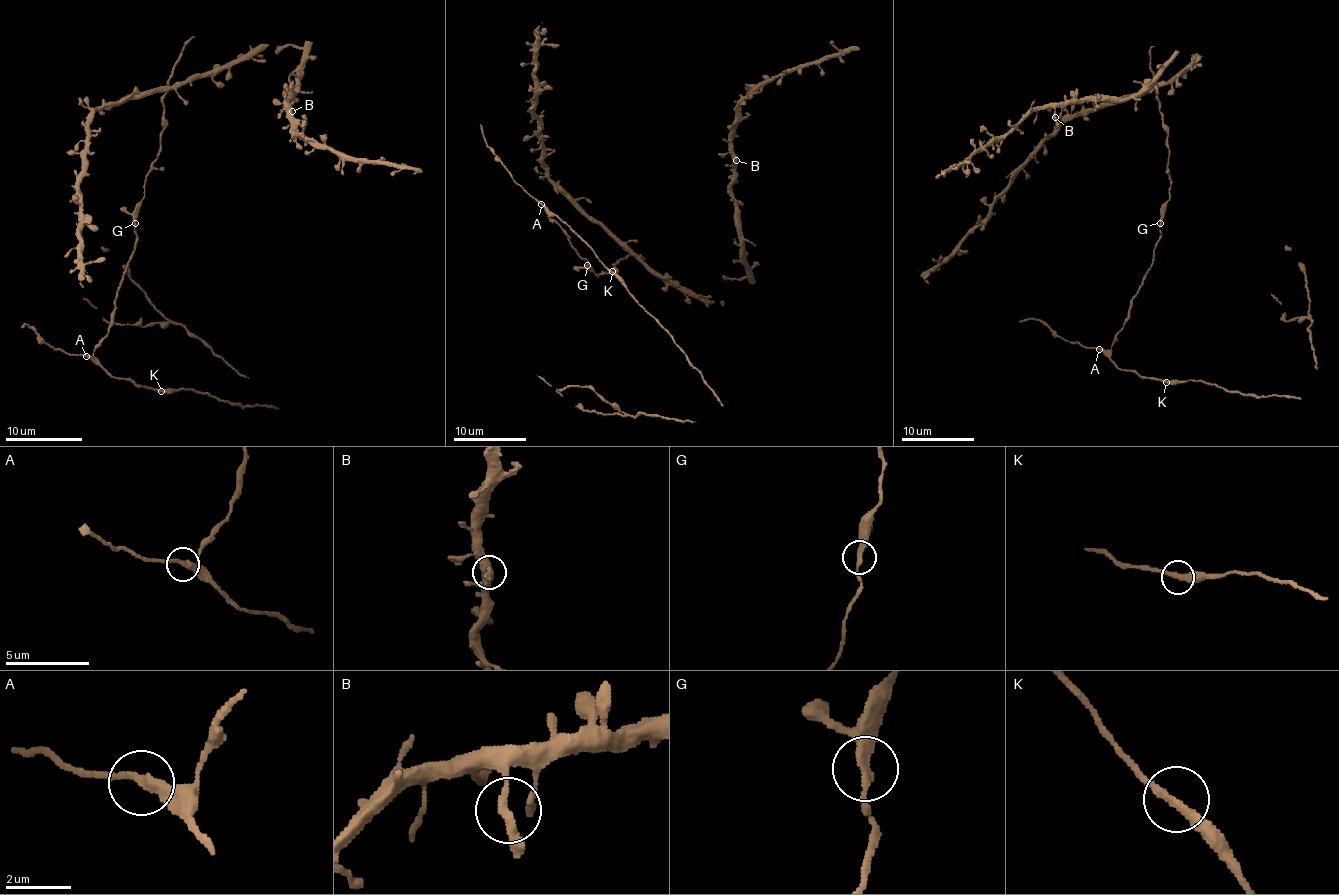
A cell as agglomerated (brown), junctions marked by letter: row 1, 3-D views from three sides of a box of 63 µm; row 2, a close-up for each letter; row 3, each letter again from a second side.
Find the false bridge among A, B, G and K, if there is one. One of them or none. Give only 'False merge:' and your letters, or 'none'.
False merge: none

